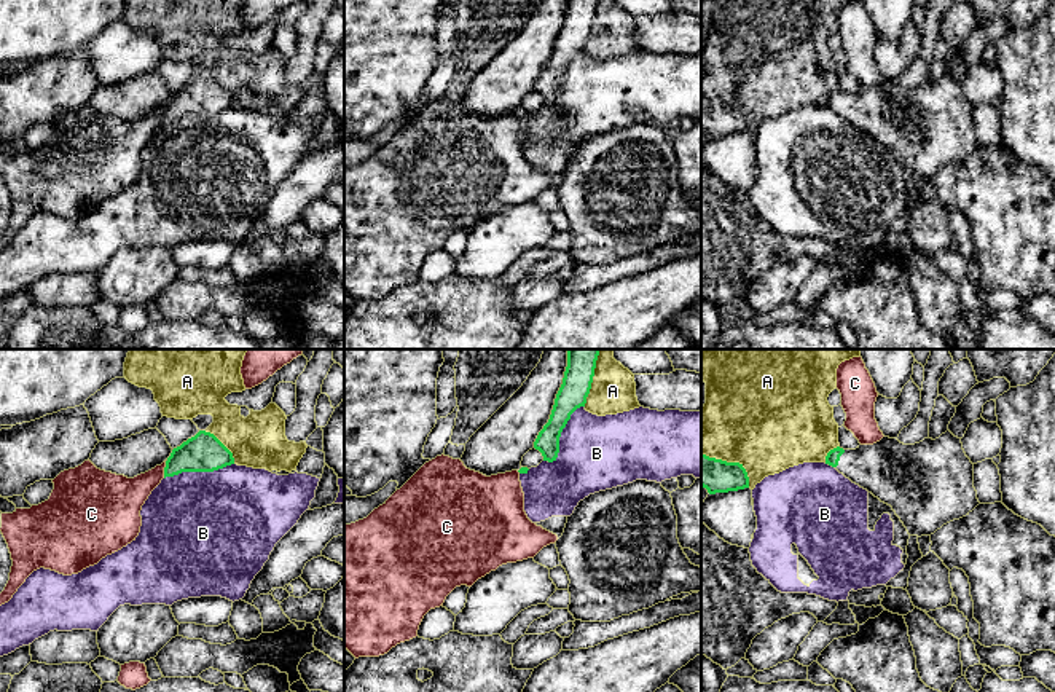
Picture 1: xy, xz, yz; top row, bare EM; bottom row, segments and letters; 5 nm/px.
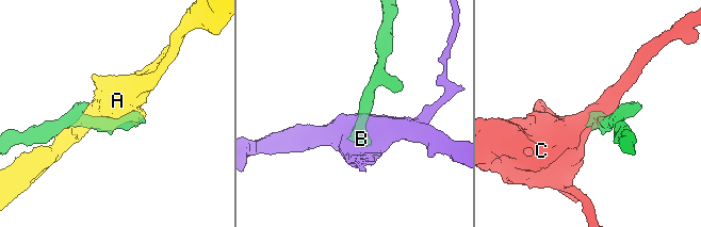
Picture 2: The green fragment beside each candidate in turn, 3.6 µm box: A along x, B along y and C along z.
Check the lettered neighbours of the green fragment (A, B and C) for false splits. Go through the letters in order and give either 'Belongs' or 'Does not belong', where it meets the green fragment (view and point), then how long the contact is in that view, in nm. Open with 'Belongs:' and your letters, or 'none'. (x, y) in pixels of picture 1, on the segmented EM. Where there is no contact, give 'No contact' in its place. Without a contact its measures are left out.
Belongs: none
A: Does not belong. Touches green at yz (732, 463). Shared border 300 nm
B: Does not belong. Touches green at xz (560, 436). Shared border 360 nm
C: Does not belong. Touches green at xy (164, 469). Shared border 90 nm

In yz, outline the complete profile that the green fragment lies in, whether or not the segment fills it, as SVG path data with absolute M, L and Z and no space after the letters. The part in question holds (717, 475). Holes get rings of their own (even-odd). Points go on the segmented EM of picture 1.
M701 453L701 486L709 494L749 488L749 477L743 464L727 462Z

